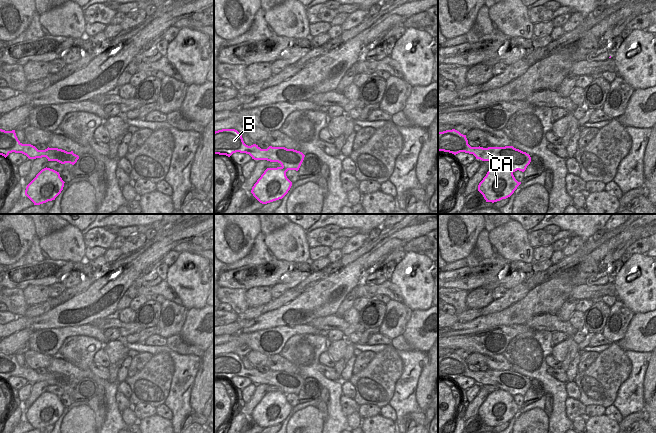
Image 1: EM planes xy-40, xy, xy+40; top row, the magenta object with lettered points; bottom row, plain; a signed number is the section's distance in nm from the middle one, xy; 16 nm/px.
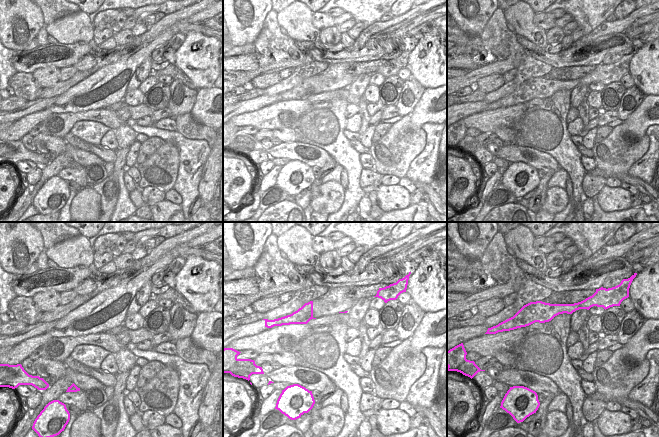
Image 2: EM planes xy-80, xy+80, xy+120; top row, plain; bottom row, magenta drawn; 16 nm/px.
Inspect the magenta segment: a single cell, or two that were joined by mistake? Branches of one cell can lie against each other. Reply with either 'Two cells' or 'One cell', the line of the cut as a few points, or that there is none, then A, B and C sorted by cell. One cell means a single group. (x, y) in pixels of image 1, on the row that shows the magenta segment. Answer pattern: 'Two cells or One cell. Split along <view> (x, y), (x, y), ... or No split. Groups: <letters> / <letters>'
Two cells. Split along xy+40 (493, 160), (504, 154), (516, 154), (529, 162). Groups: A B / C

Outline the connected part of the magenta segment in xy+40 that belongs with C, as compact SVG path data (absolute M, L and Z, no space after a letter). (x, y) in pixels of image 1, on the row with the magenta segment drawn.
M504 154L493 162L499 165L489 169L478 185L478 191L486 202L492 203L506 199L514 193L521 182L515 179L513 173L517 170L524 172L530 164L529 160L515 154Z

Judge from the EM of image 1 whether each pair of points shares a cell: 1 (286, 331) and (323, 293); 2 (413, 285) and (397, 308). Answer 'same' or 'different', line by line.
1: different
2: different

